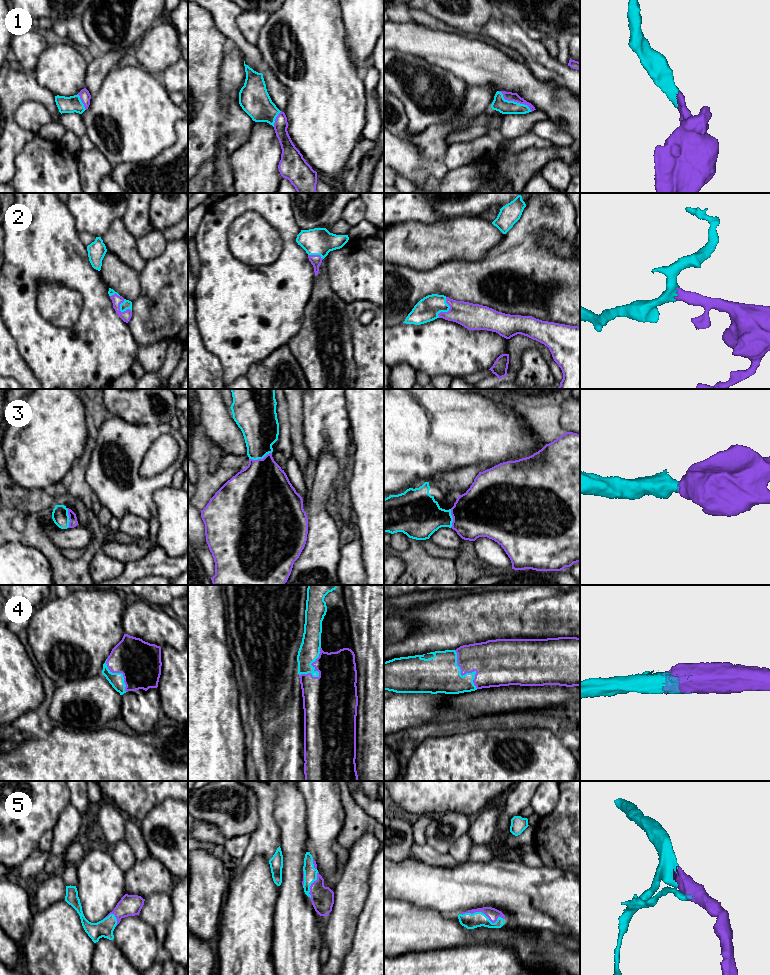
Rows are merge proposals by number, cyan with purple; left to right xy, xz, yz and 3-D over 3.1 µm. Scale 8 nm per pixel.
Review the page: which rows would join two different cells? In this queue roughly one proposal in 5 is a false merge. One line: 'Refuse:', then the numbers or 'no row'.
Refuse: no row

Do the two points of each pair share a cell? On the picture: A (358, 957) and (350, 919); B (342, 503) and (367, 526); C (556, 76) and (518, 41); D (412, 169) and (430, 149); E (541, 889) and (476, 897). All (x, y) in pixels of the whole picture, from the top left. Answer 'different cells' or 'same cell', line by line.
A: different cells
B: different cells
C: same cell
D: different cells
E: same cell

